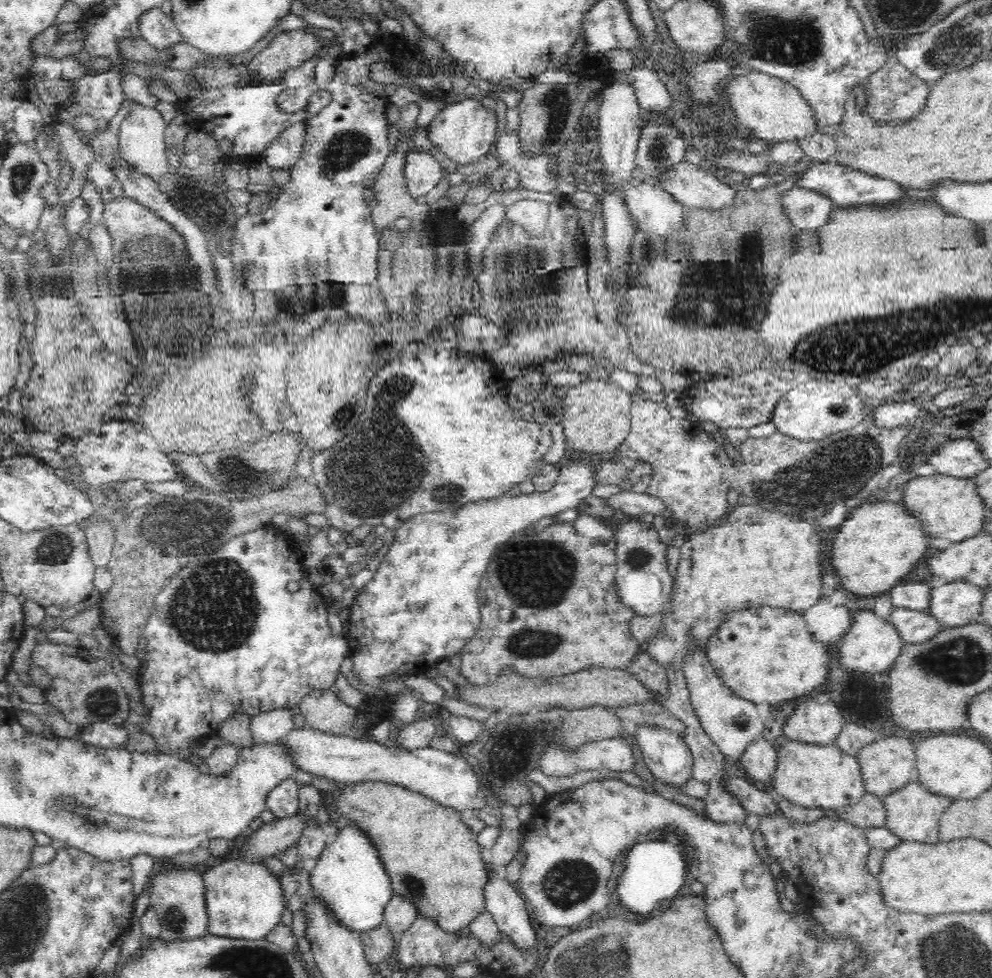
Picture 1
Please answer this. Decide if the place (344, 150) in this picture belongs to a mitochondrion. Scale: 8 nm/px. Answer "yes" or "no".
yes

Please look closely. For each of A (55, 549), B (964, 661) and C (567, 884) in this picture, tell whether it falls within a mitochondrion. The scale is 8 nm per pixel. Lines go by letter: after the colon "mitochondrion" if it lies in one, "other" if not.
A: mitochondrion
B: mitochondrion
C: mitochondrion

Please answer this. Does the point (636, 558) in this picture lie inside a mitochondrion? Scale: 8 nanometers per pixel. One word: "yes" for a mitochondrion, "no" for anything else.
yes

